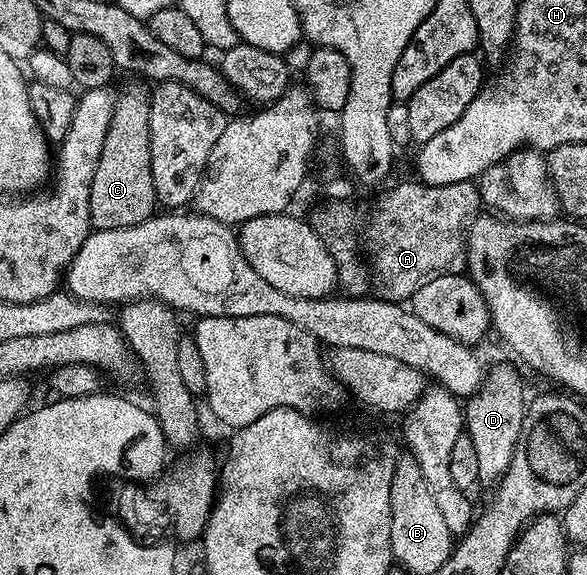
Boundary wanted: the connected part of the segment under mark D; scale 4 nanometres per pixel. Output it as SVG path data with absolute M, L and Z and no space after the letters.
M500 362L487 371L480 391L473 394L464 404L465 433L474 443L478 459L479 483L493 487L504 477L513 459L524 423L526 397L519 372L512 366Z

